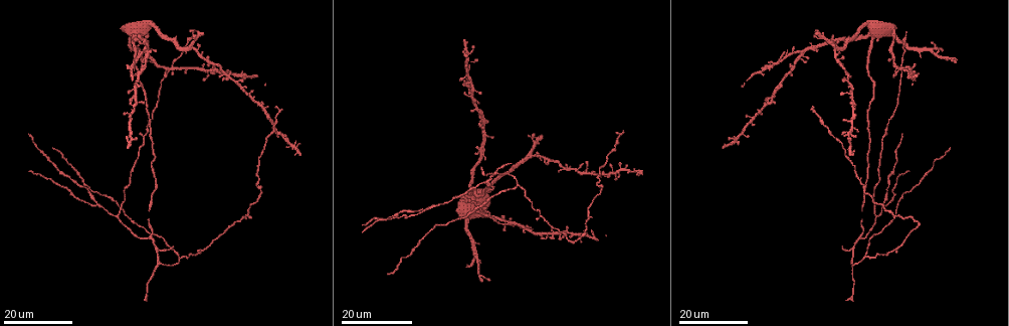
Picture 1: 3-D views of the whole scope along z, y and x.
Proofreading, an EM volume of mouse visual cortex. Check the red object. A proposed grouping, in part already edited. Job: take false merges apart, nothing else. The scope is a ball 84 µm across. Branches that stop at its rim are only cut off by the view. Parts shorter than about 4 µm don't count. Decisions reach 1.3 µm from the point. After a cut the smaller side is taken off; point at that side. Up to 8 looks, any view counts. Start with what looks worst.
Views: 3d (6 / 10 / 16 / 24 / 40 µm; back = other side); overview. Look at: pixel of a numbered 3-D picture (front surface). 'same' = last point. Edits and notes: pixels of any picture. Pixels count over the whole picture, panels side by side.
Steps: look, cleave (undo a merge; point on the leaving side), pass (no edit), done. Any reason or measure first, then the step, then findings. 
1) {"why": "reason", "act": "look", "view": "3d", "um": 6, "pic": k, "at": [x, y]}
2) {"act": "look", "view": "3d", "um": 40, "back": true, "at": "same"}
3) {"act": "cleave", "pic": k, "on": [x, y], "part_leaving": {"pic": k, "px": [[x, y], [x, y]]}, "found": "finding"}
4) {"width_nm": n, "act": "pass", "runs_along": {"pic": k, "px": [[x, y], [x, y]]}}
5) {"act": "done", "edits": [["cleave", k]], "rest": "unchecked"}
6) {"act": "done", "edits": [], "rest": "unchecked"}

{"why": "side arm on a straight run", "act": "look", "view": "3d", "um": 16, "pic": 1, "at": [97, 205]}

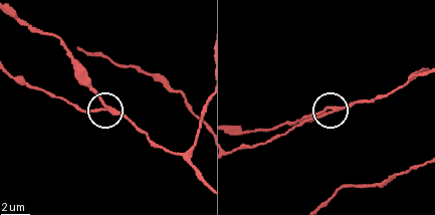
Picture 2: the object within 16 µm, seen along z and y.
{"act": "look", "view": "3d", "um": 6, "pic": 2, "at": [103, 105]}

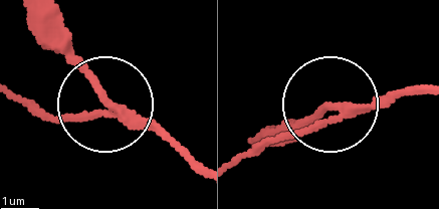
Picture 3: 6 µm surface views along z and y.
{"act": "cleave", "pic": 3, "on": [81, 66], "part_leaving": {"pic": 3, "px": [[124, 110], [72, 45], [62, 16]]}, "found": "a second neuron is stuck on"}

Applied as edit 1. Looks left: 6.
{"act": "look", "view": "overview"}

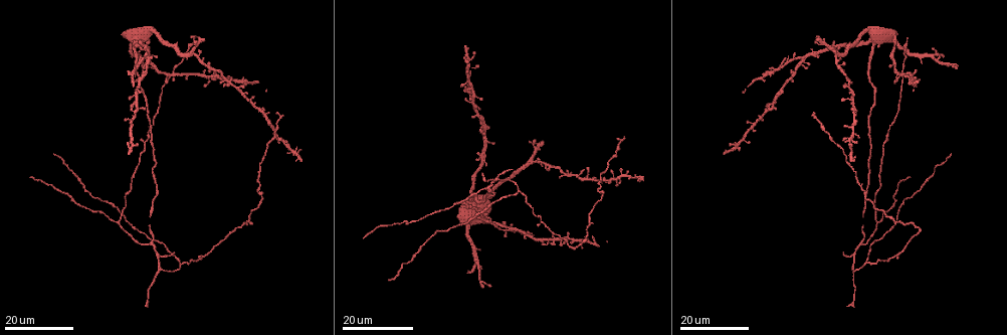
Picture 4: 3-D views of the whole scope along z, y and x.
{"why": "a fork", "act": "look", "view": "3d", "um": 16, "pic": 4, "at": [158, 256]}

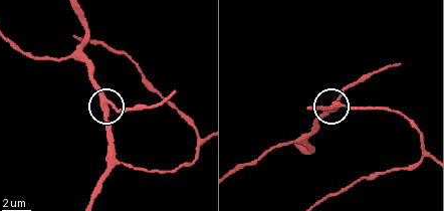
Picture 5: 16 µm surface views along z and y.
{"act": "look", "view": "3d", "um": 10, "pic": 5, "at": [108, 101]}

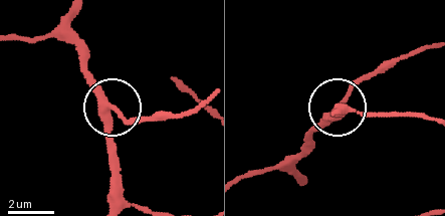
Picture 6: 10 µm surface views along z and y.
{"width_nm": 260, "act": "pass", "runs_along": {"pic": 6, "px": [[16, 35], [62, 37], [108, 98], [132, 120], [147, 122]]}, "found": "continuous, no second neuron"}

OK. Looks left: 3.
{"why": "three arms meet", "act": "look", "view": "3d", "um": 24, "pic": 4, "at": [116, 222]}

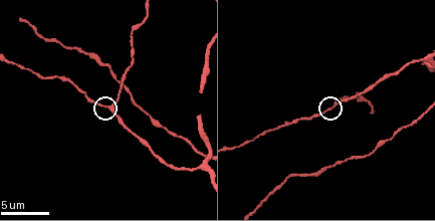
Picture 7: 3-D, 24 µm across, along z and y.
{"act": "look", "view": "3d", "um": 6, "pic": 7, "at": [334, 104]}

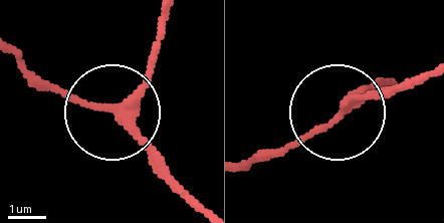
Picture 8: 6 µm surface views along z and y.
{"act": "pass", "runs_along": {"pic": 8, "px": [[169, 16], [153, 73], [118, 108], [24, 67]]}, "found": "continuous, no second neuron"}

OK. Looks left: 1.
{"act": "done", "edits": [["cleave", 3]], "rest": "unchecked"}

